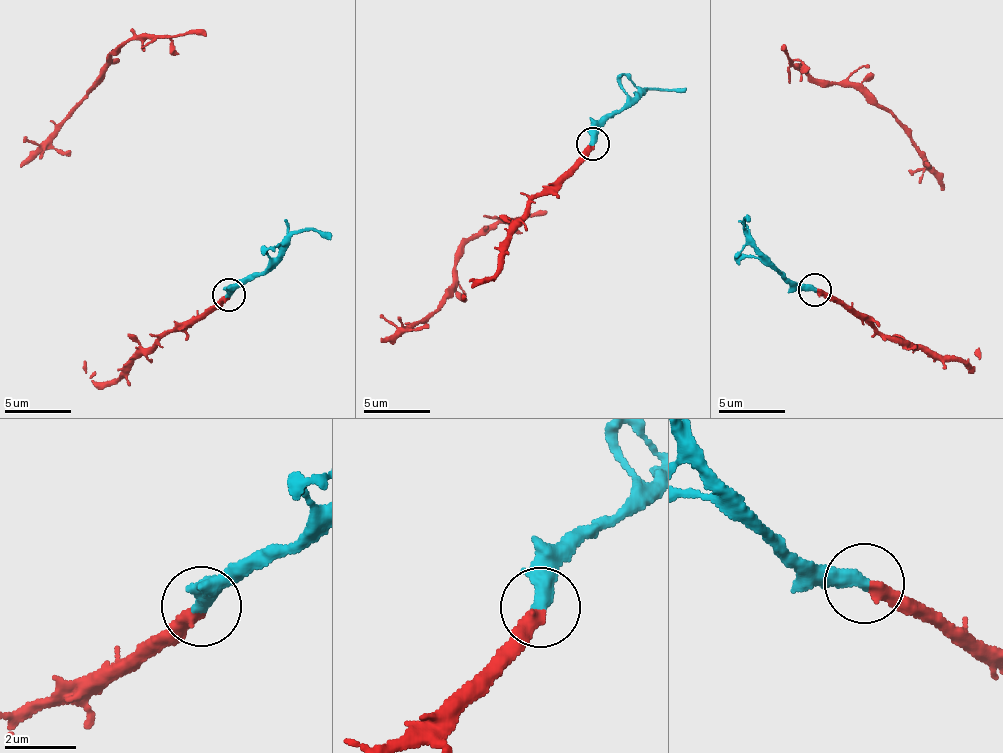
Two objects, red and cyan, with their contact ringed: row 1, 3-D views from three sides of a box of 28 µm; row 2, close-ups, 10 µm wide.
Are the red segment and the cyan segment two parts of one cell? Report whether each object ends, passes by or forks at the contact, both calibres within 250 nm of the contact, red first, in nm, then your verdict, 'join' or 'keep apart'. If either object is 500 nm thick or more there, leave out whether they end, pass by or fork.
red ends there; cyan ends there; 360 nm thick on the red side, 440 nm on the other; join

